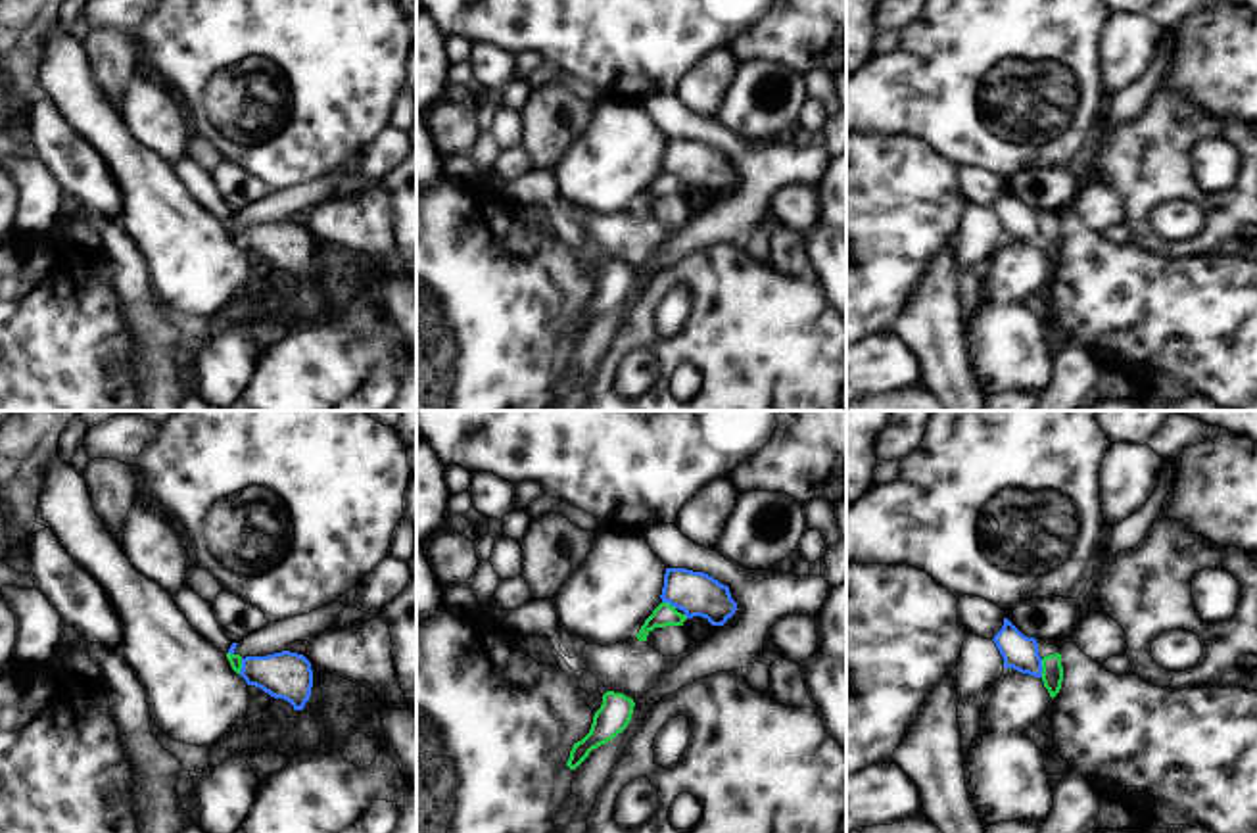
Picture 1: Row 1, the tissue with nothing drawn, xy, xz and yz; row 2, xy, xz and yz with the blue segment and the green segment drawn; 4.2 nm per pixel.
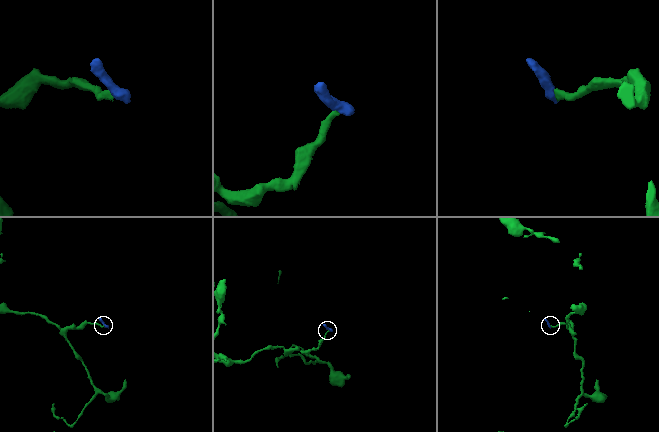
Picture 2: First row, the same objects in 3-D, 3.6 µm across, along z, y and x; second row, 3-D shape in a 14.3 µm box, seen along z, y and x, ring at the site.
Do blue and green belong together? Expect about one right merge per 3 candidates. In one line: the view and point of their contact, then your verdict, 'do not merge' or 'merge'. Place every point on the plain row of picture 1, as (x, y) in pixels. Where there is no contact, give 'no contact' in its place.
meets blue in yz at (1041, 238); do not merge

